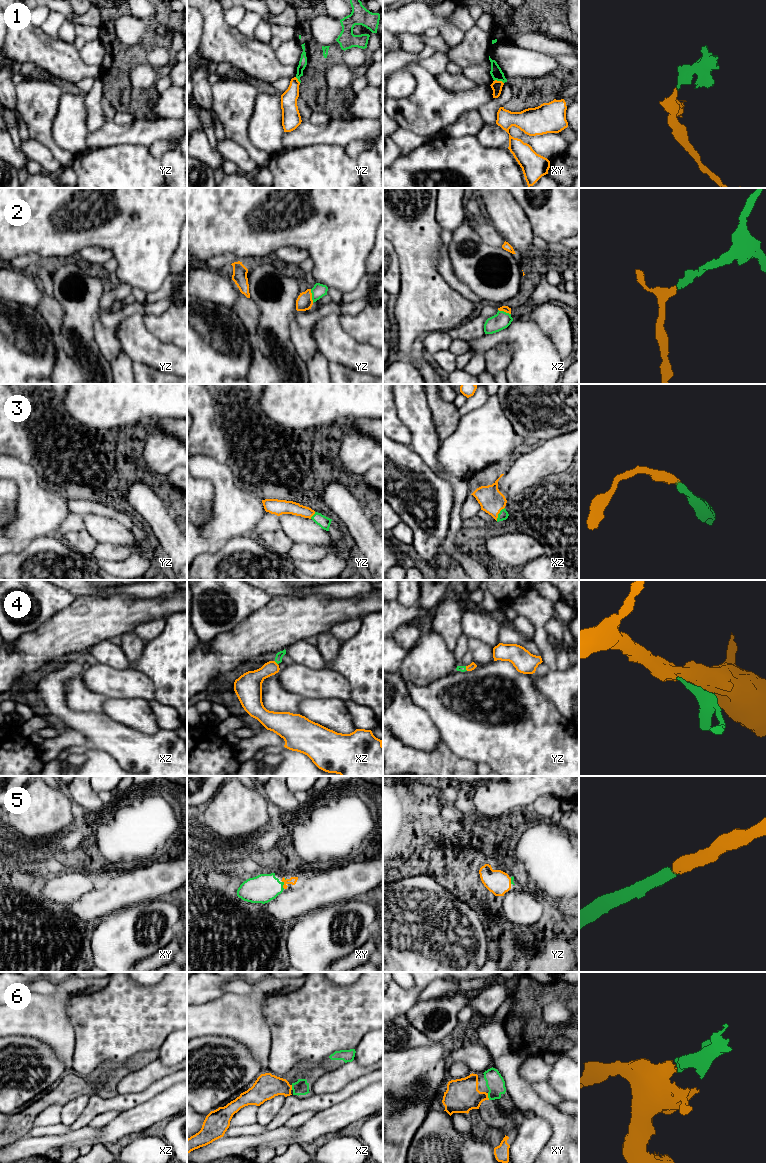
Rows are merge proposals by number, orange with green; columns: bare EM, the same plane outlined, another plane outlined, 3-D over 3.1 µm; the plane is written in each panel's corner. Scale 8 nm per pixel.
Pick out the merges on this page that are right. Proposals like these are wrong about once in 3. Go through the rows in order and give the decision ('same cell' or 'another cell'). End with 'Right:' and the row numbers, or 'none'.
1: another cell
2: same cell
3: same cell
4: same cell
5: same cell
6: same cell
Right: 2, 3, 4, 5, 6

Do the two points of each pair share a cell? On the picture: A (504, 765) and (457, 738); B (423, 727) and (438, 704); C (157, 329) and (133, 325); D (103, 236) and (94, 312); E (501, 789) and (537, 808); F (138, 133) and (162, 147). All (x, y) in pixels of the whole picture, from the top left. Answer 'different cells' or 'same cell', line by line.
A: same cell
B: different cells
C: different cells
D: different cells
E: different cells
F: different cells

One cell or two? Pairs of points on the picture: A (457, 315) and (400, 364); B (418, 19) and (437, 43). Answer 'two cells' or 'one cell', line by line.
A: two cells
B: two cells

